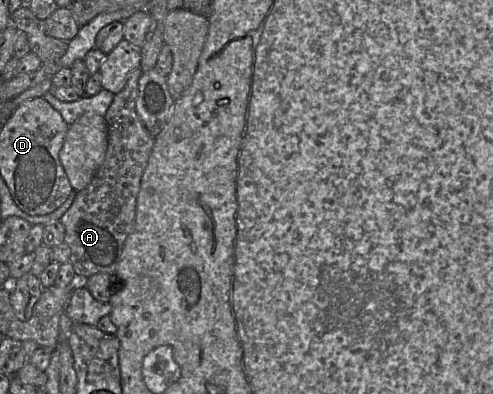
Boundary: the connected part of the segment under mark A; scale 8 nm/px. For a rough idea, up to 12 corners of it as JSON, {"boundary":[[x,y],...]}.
{"boundary":[[142,70],[114,95],[107,151],[61,217],[78,280],[115,274],[155,137]]}

